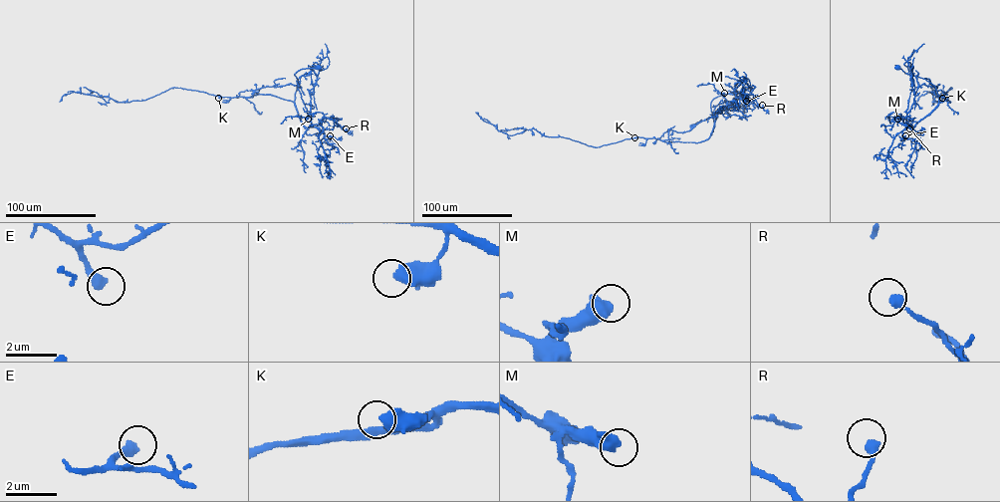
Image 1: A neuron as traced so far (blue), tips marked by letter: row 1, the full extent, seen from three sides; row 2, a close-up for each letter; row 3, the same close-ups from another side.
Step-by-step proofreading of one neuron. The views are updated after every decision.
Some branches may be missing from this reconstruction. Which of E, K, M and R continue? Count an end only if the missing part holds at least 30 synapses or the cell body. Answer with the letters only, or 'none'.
E

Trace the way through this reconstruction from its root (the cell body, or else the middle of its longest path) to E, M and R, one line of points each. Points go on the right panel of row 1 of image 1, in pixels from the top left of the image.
E: (897, 68), (925, 79), (939, 96), (937, 105), (929, 114), (903, 129), (902, 135), (905, 135)
M: (897, 68), (933, 84), (939, 100), (937, 105), (913, 127), (906, 124), (905, 117), (897, 119)
R: (897, 68), (925, 79), (939, 96), (937, 105), (913, 127), (900, 117), (894, 119), (909, 128)

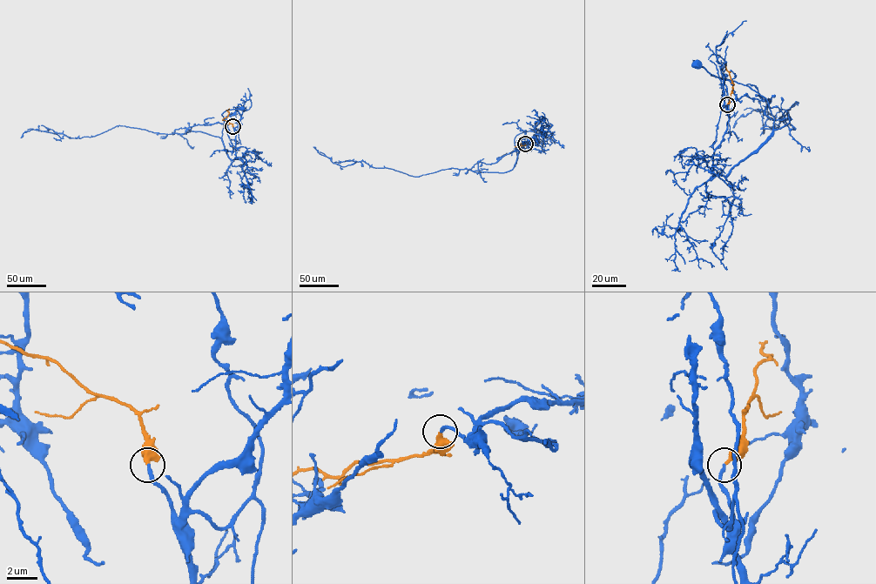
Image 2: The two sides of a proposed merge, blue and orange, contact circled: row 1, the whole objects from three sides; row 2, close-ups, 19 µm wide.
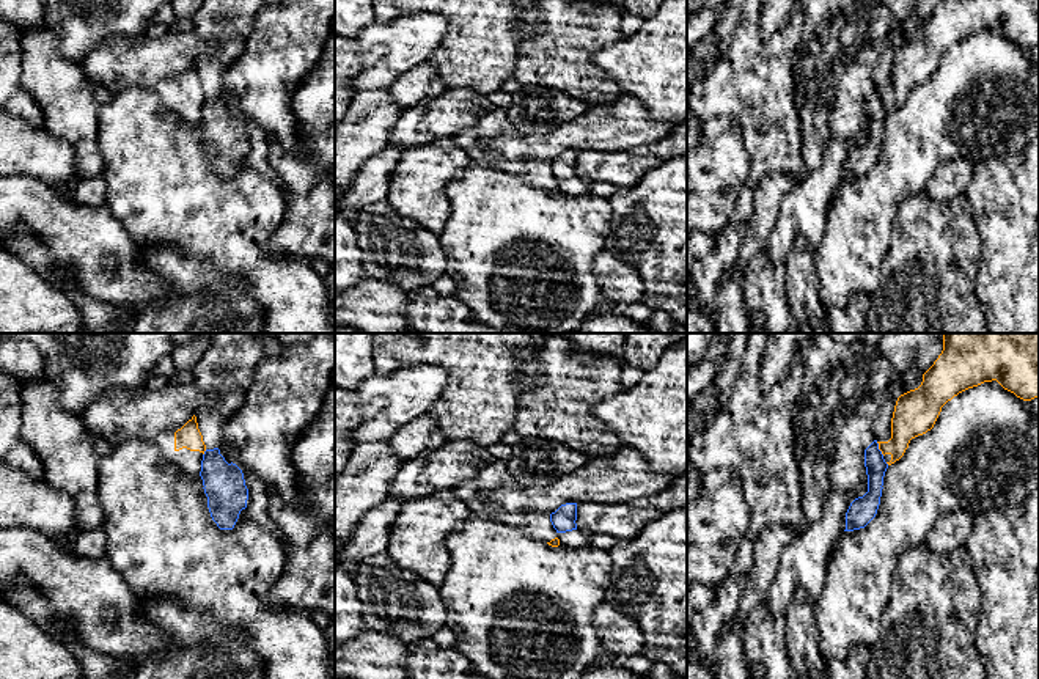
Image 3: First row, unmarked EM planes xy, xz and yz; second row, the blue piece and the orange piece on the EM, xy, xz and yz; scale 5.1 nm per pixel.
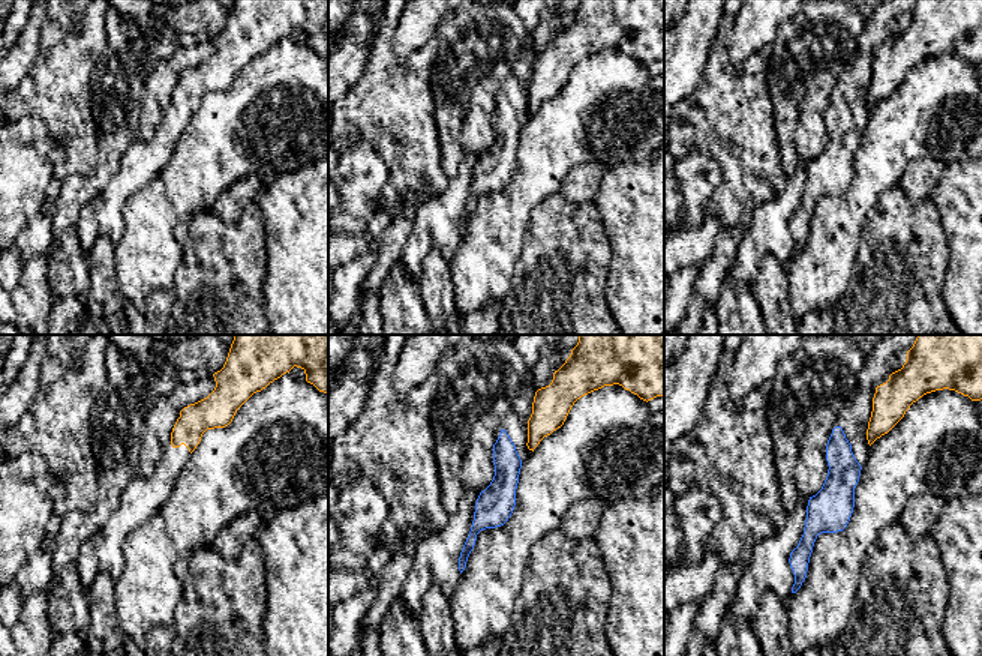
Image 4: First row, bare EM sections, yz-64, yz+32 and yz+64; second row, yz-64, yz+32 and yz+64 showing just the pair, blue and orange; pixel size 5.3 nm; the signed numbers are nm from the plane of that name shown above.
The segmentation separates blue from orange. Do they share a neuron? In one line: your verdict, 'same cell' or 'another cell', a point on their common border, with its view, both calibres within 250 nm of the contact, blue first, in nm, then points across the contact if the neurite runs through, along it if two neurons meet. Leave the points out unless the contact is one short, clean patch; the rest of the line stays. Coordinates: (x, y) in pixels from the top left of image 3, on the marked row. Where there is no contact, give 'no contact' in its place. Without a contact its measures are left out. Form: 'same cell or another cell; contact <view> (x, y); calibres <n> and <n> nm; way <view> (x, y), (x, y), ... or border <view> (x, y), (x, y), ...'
another cell; contact yz (877, 448); calibres 110 and 220 nm; border yz (876, 442), (884, 455)

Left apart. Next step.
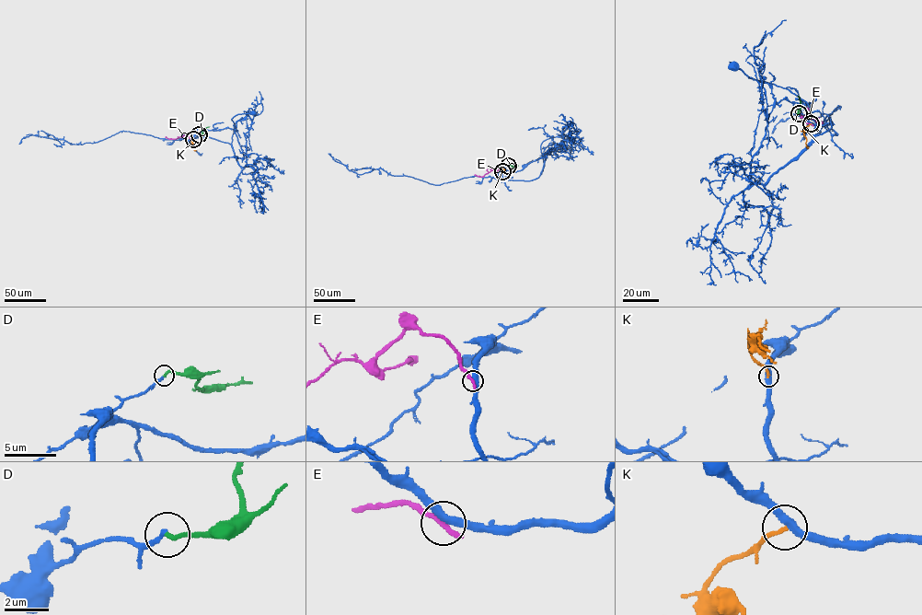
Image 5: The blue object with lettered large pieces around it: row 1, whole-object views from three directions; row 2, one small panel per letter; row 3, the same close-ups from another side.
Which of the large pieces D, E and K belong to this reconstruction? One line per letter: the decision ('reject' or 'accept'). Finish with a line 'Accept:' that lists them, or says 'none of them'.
D: accept
E: reject
K: accept
Accept: D, K

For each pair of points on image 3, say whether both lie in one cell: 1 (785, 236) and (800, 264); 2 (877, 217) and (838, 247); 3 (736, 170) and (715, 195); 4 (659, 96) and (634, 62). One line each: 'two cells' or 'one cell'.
1: two cells
2: one cell
3: one cell
4: one cell

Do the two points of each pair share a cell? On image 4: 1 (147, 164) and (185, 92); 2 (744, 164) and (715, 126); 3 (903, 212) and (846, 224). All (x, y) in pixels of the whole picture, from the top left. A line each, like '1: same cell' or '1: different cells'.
1: same cell
2: same cell
3: different cells

